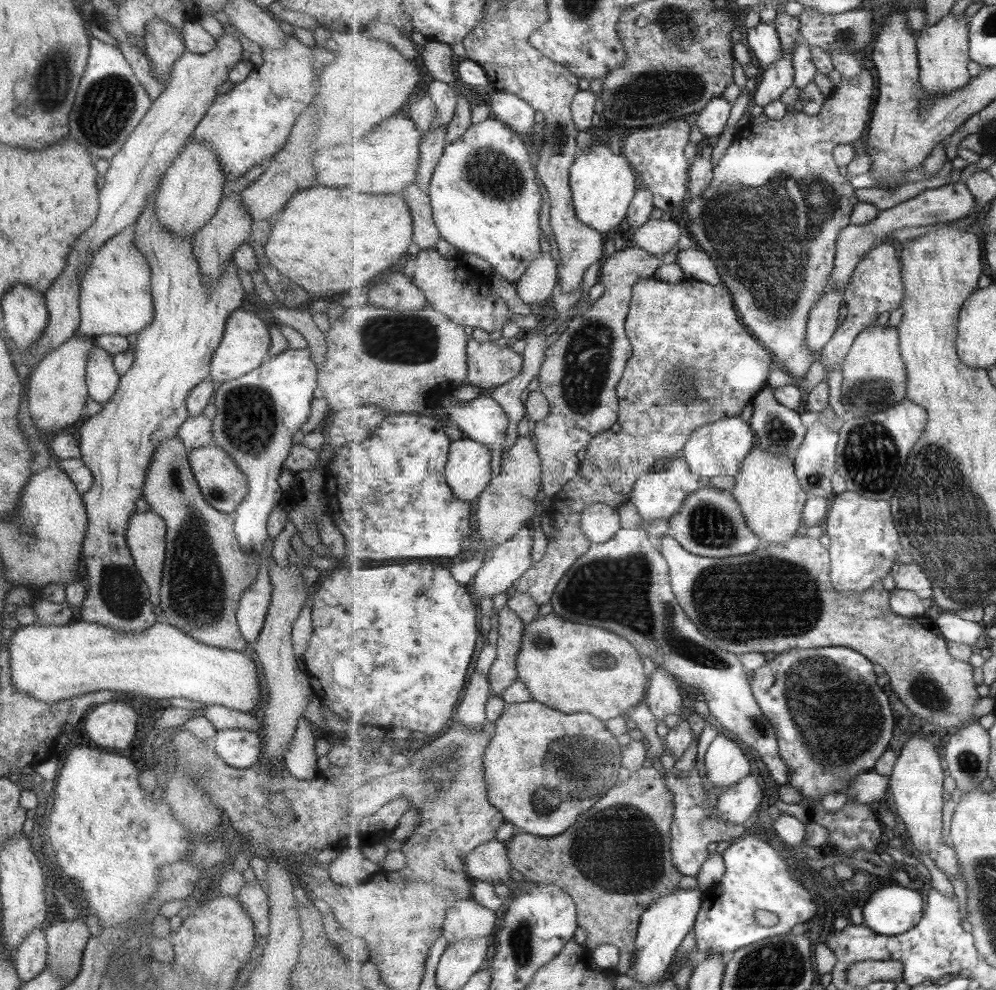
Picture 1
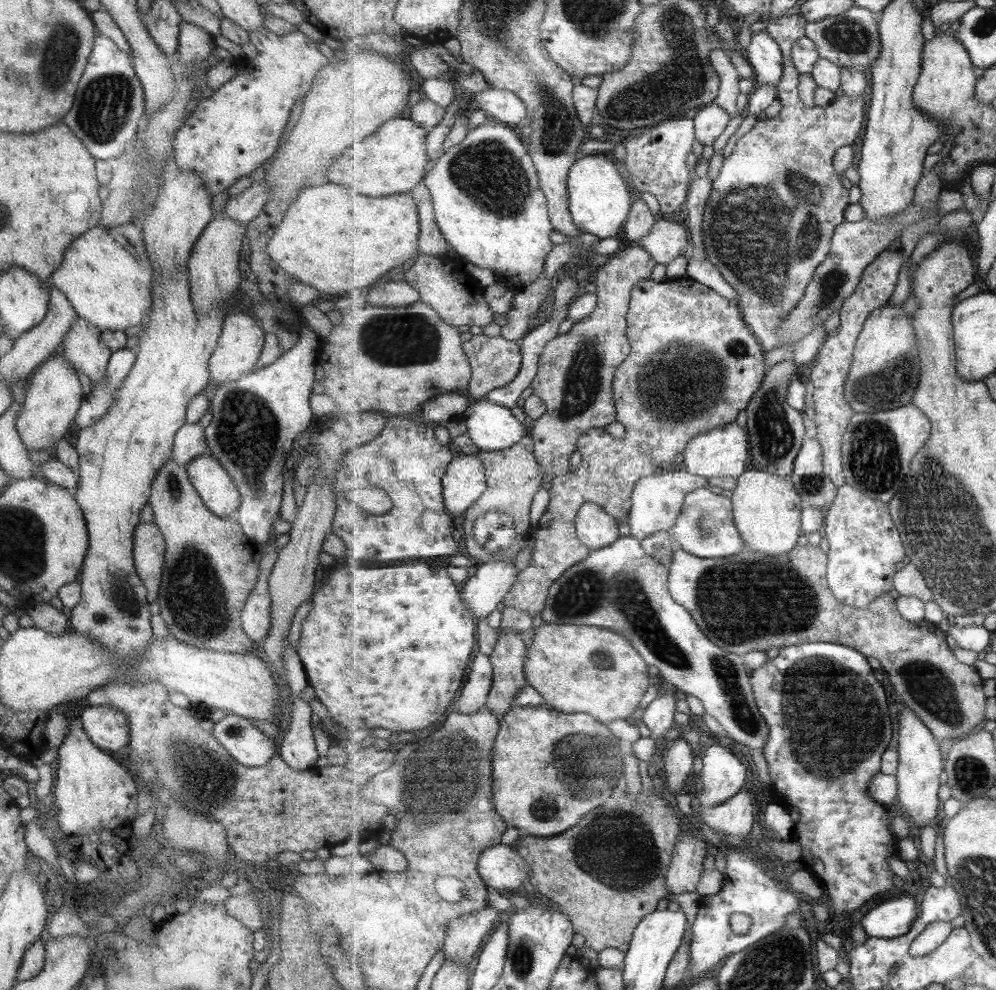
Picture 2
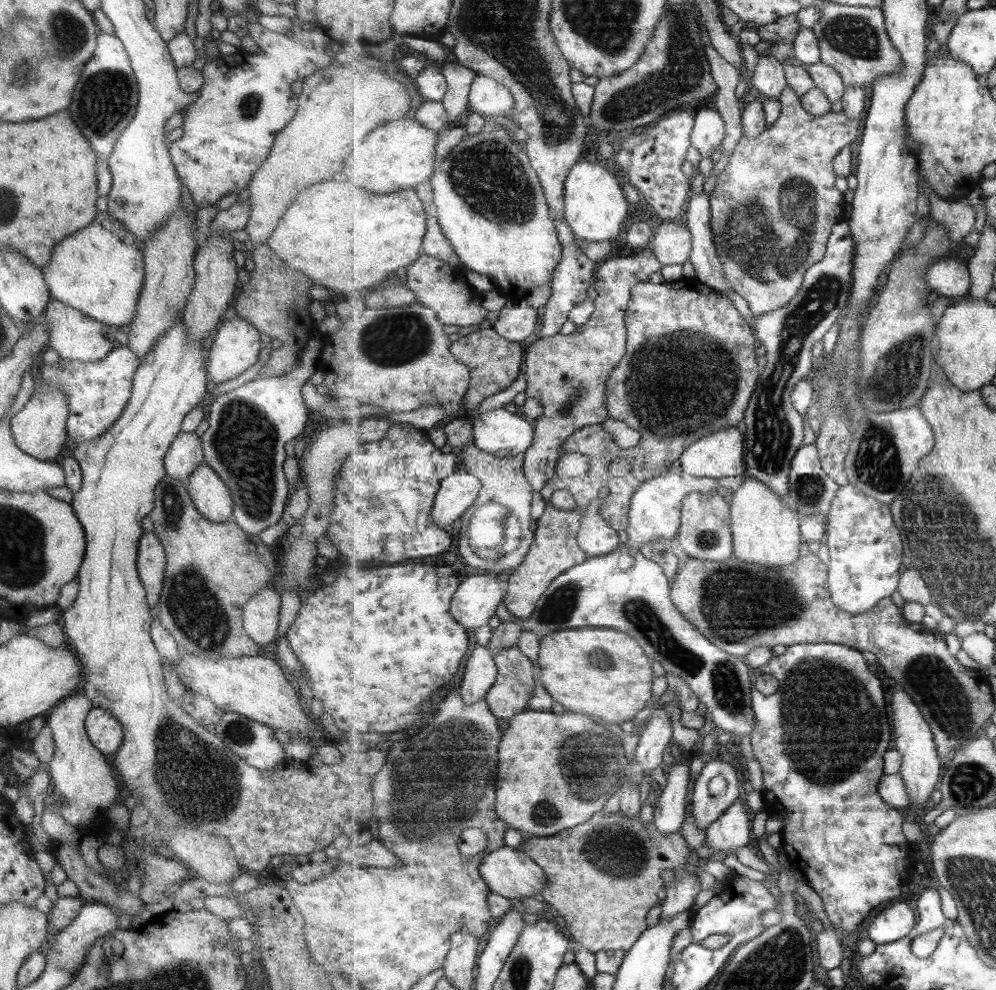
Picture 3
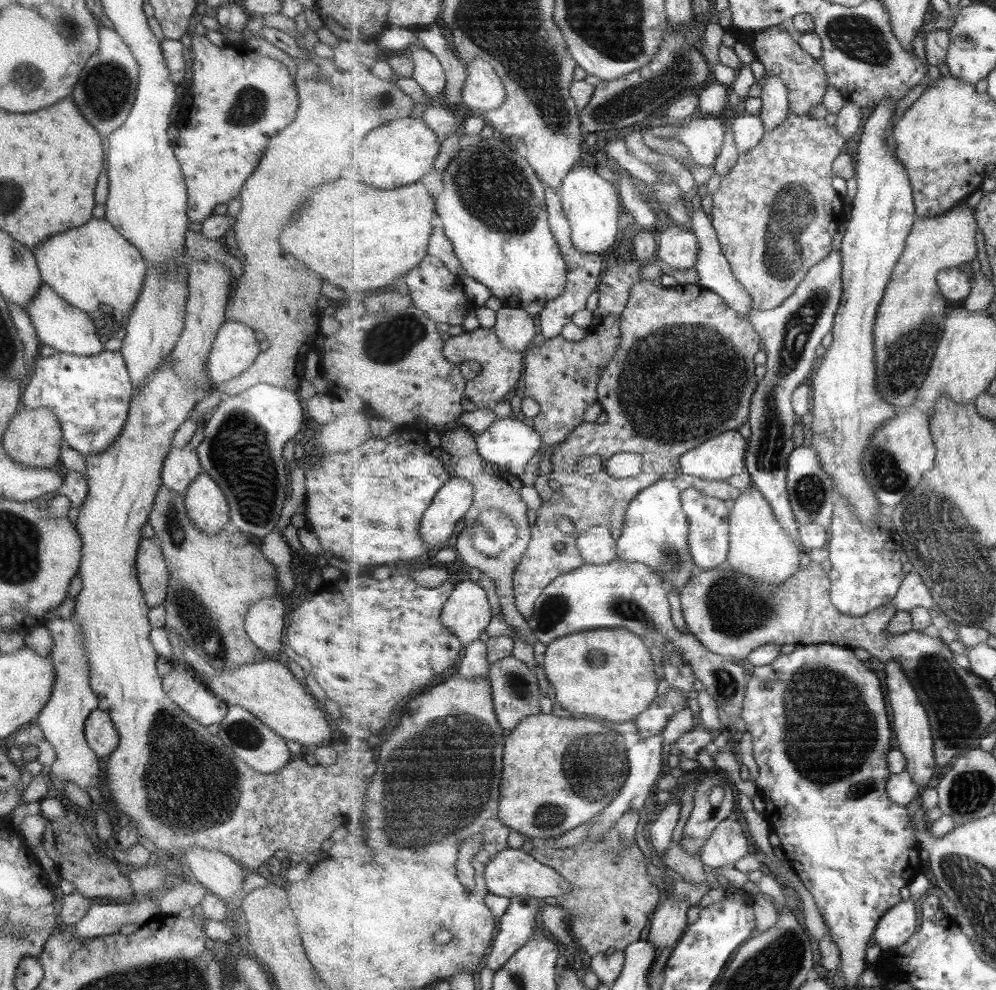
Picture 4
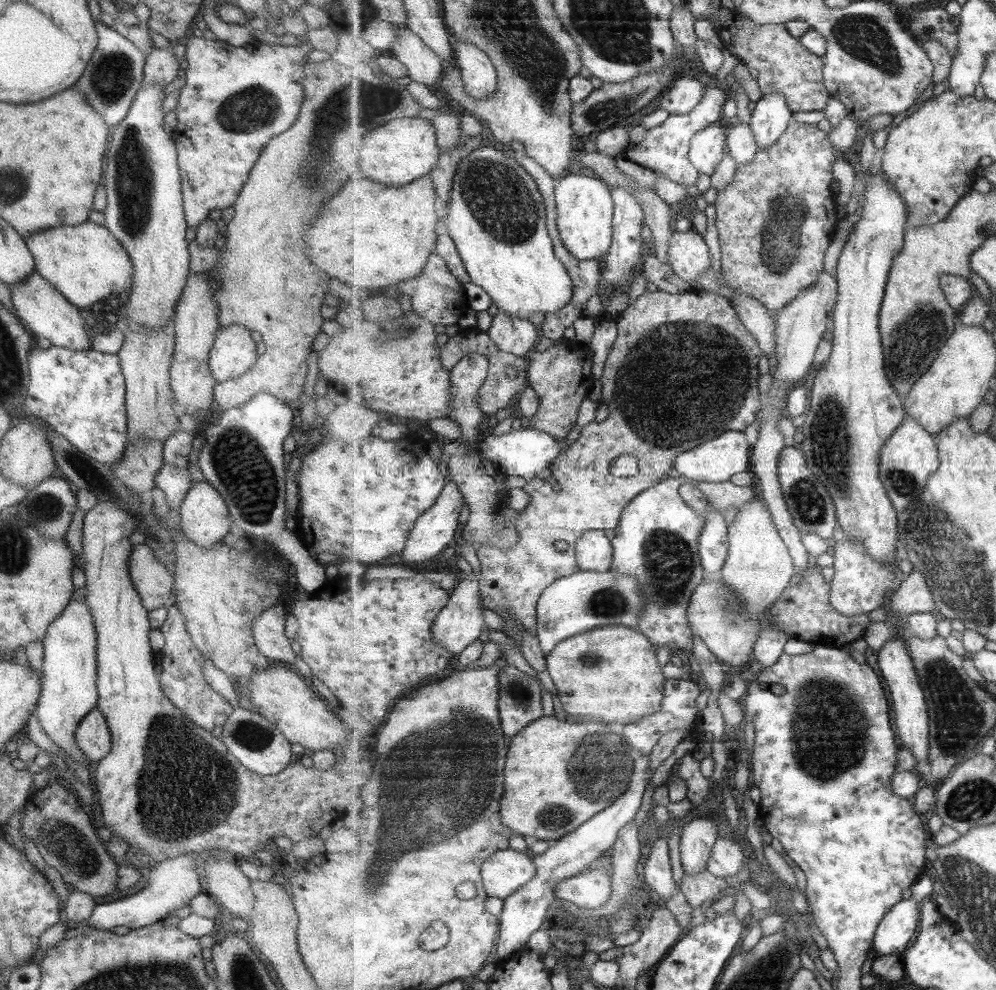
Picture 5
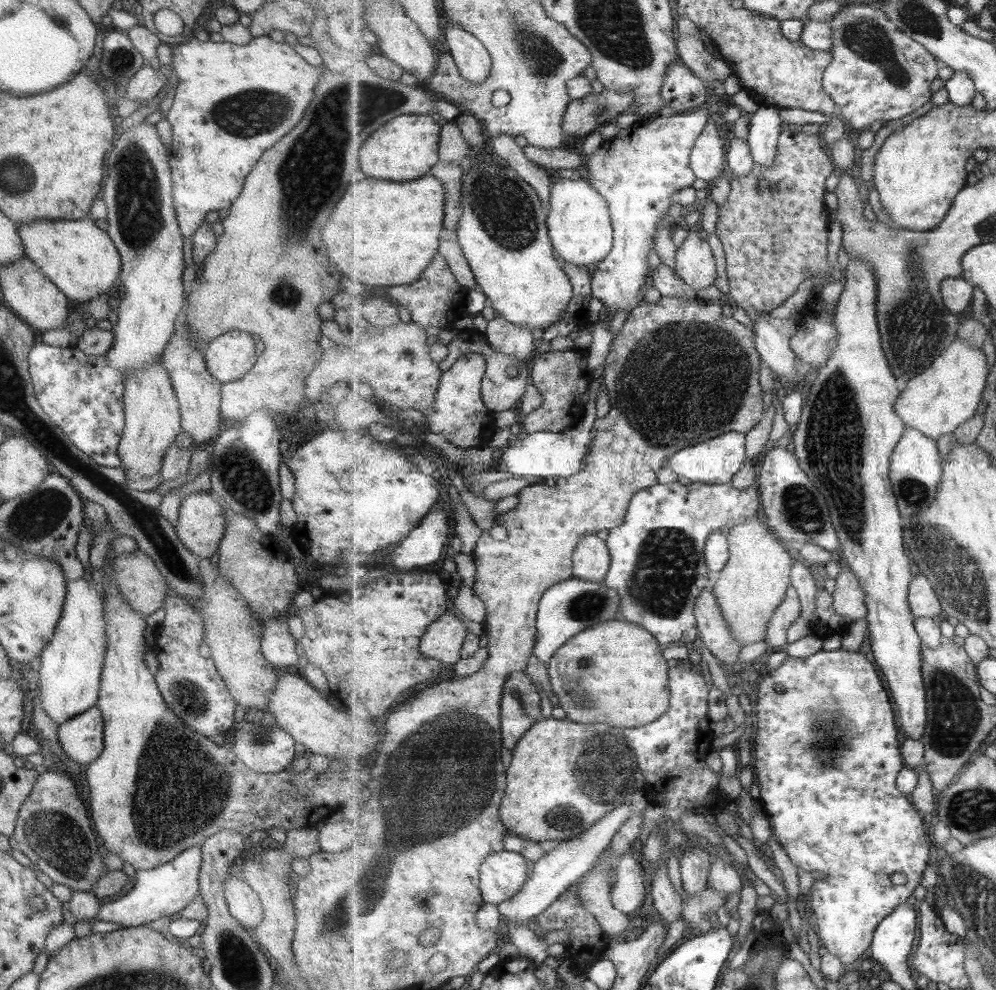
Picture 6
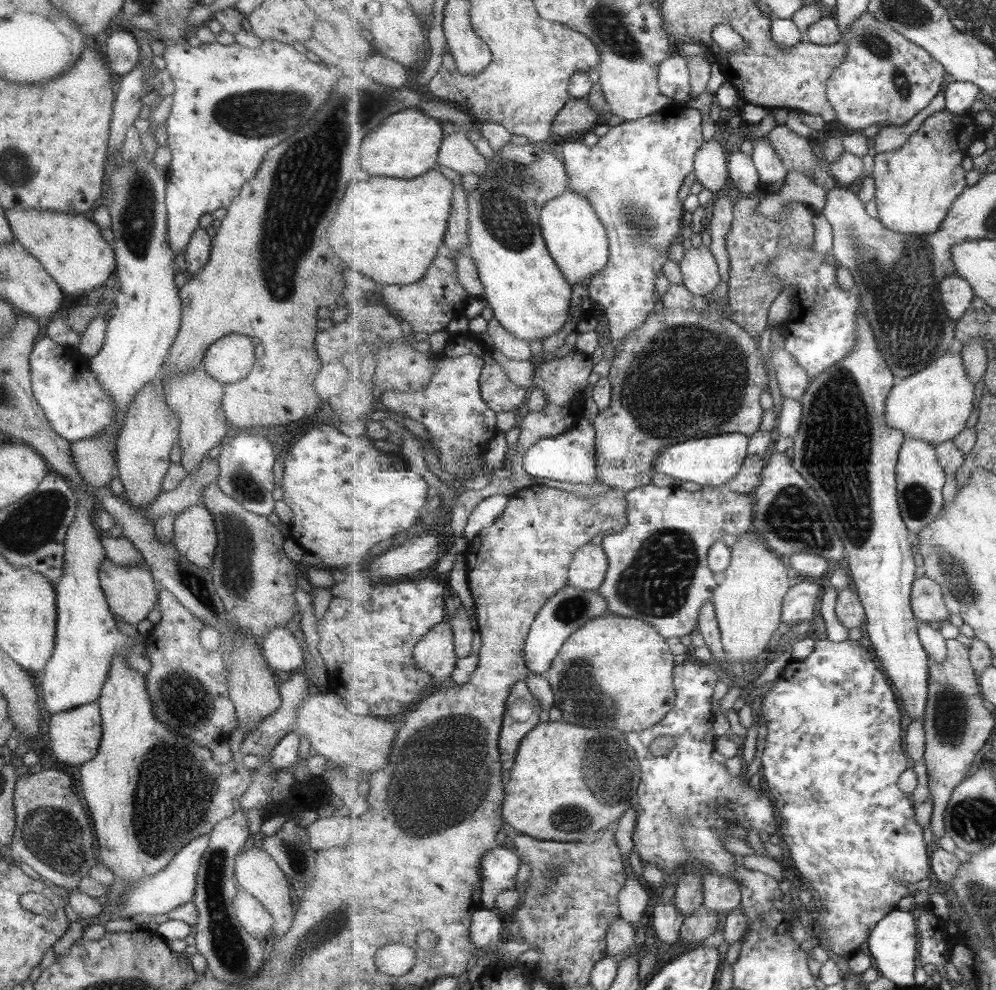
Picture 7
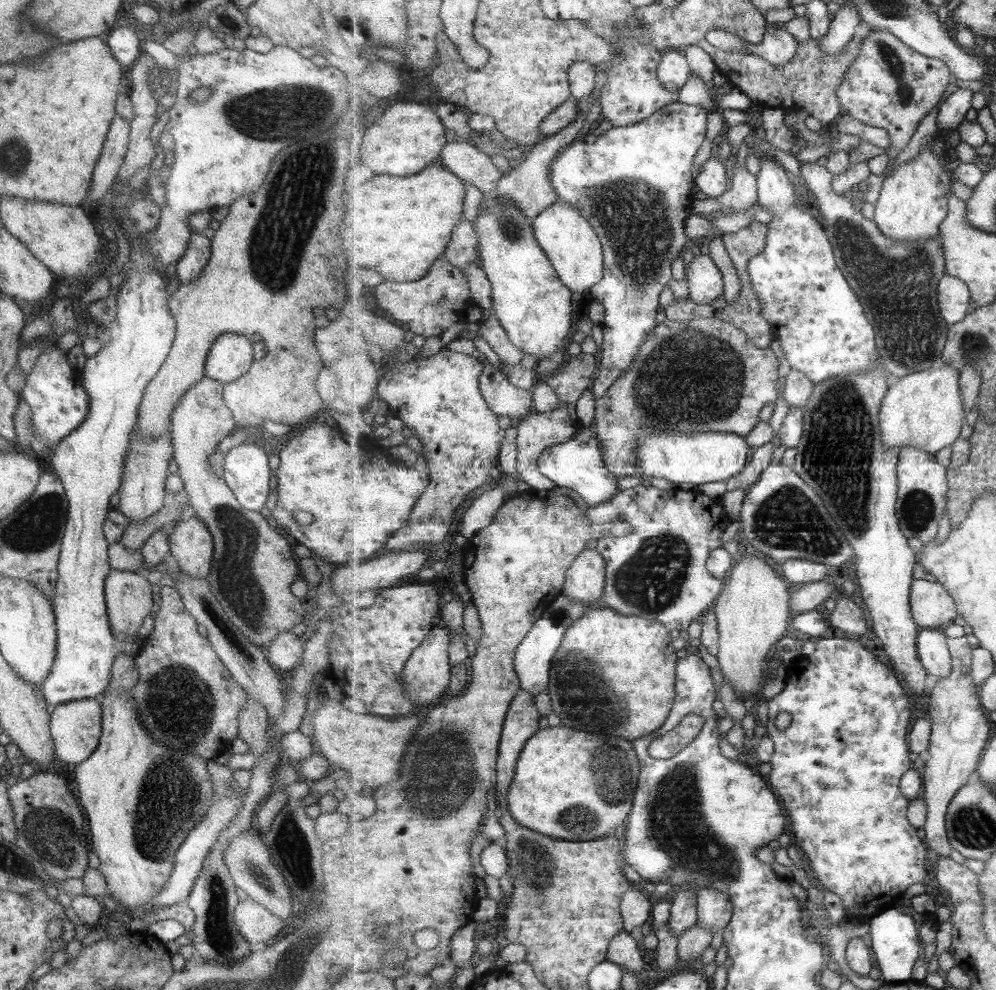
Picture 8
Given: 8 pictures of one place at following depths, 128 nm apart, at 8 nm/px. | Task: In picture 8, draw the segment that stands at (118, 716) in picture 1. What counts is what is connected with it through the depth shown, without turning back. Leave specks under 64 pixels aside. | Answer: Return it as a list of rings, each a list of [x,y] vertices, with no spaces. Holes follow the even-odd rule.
[[[93,698],[70,700],[56,704],[50,713],[50,735],[56,757],[67,764],[79,764],[85,760],[97,746],[102,719],[102,706]]]

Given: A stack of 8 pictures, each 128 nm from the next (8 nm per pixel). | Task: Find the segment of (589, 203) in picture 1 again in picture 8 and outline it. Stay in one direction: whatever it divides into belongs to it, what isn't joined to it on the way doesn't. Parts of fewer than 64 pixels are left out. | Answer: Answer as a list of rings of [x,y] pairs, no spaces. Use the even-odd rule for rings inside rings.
[[[559,199],[531,223],[536,239],[541,248],[544,248],[565,286],[572,289],[577,298],[588,295],[590,288],[604,278],[604,245],[587,217],[580,213],[579,208]]]

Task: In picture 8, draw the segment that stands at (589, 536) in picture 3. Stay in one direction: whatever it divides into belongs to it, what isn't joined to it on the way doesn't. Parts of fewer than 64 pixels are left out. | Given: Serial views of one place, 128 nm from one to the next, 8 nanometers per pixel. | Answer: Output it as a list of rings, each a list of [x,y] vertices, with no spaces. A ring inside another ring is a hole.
[[[595,549],[583,551],[569,569],[564,594],[592,606],[605,592],[606,560]]]

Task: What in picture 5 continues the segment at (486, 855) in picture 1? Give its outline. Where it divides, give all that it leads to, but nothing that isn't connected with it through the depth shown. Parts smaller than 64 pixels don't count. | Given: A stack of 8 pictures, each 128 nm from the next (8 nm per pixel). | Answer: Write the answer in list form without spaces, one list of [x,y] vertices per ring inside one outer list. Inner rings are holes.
[[[508,849],[489,857],[482,873],[488,896],[505,900],[535,880],[537,867],[529,853]],[[603,869],[592,871],[580,873],[557,885],[557,896],[569,900],[582,910],[603,908],[610,899],[611,880]]]

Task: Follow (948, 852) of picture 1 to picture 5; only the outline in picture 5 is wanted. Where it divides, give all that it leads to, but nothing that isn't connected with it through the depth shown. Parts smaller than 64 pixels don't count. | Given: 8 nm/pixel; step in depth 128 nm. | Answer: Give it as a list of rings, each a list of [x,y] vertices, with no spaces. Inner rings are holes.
[[[910,633],[899,635],[888,640],[877,653],[878,664],[886,684],[890,690],[890,698],[894,708],[894,724],[903,748],[911,749],[918,760],[928,760],[930,749],[930,714],[928,701],[917,674],[916,664],[908,649]]]

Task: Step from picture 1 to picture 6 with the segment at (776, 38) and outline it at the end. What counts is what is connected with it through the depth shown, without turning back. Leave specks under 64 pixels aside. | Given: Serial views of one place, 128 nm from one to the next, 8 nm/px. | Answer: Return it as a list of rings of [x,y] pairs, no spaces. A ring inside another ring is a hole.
[[[760,106],[751,115],[750,135],[748,142],[756,164],[773,166],[777,153],[778,142],[781,136],[781,123],[784,120],[780,115],[779,106]]]

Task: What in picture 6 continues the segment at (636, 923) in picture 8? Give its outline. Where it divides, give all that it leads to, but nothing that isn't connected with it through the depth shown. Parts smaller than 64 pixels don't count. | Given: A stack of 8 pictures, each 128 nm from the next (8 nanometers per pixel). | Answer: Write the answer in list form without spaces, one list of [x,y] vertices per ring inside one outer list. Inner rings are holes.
[[[630,850],[621,858],[617,869],[617,881],[610,896],[617,910],[630,915],[638,912],[647,896],[646,878],[643,878],[645,868],[631,856]]]

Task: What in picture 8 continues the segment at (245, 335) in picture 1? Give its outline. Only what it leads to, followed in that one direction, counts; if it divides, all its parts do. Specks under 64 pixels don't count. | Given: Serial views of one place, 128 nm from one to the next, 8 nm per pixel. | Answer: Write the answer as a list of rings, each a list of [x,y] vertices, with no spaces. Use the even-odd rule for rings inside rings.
[[[221,334],[206,355],[204,376],[227,386],[245,374],[254,363],[252,346],[251,340],[241,334]]]

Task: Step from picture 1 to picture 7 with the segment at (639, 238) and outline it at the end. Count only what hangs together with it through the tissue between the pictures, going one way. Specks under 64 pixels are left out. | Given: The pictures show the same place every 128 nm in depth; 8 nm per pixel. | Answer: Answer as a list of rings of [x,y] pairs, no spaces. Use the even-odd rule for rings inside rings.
[[[690,247],[680,267],[684,284],[694,296],[707,296],[721,284],[720,265],[710,247]]]

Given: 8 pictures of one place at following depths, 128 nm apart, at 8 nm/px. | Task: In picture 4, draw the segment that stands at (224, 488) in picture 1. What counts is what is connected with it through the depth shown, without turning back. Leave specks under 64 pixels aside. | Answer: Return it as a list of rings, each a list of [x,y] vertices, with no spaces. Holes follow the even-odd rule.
[[[205,472],[197,475],[183,492],[186,515],[203,534],[217,534],[230,527],[230,512],[221,489]]]

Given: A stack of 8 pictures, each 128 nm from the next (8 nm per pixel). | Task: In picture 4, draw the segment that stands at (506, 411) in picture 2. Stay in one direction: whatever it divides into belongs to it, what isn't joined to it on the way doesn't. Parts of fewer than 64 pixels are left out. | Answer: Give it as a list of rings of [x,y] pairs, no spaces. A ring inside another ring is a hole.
[[[506,417],[496,419],[494,423],[481,435],[477,436],[479,454],[495,466],[507,468],[511,475],[522,477],[527,471],[528,464],[538,455],[542,447],[542,436],[533,426],[527,426],[522,421]]]

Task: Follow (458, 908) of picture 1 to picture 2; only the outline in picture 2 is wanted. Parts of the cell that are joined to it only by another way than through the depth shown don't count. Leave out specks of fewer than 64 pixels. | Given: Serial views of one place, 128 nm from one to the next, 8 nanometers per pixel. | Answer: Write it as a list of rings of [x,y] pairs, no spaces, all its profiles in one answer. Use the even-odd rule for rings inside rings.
[[[488,906],[479,912],[466,914],[450,922],[446,932],[446,961],[455,964],[471,964],[481,950],[485,936],[498,925],[500,910]]]

